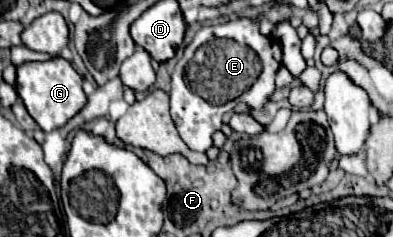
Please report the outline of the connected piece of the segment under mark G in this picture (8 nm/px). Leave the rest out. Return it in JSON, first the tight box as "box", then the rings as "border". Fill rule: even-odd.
{"box":[16,58,86,132],"border":[[[54,58],[48,62],[26,62],[18,66],[16,72],[18,72],[16,92],[20,100],[24,102],[26,110],[30,112],[30,116],[34,118],[34,122],[44,132],[62,128],[86,104],[86,94],[82,90],[82,78],[72,68],[72,64],[64,58]]]}

